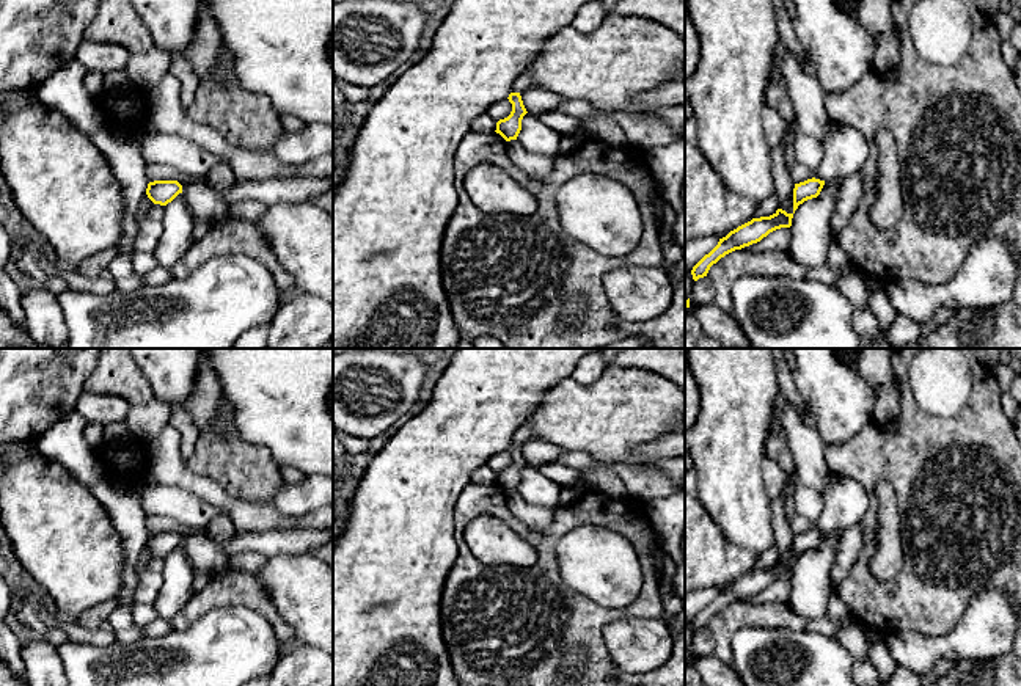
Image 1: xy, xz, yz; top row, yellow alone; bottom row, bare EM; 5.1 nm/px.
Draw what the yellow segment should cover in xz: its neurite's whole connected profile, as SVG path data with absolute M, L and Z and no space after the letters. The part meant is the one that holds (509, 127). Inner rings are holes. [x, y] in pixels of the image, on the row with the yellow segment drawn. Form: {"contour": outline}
{"contour": "M510 93L509 102L512 104L512 111L507 118L496 122L496 133L500 133L506 141L517 140L521 130L521 119L528 113L520 93Z"}

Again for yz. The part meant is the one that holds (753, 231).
{"contour": "M778 209L770 217L752 218L751 221L730 231L726 237L719 239L718 245L693 267L693 279L697 281L699 278L707 276L710 267L726 254L757 243L776 229L790 228L792 218L793 213Z"}

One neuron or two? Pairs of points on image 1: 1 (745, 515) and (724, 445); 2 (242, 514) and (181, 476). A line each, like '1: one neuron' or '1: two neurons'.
1: one neuron
2: one neuron

